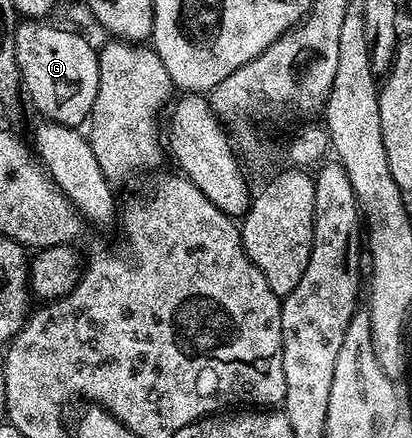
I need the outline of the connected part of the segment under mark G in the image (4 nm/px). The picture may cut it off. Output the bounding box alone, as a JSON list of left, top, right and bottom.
[16,20,99,127]

